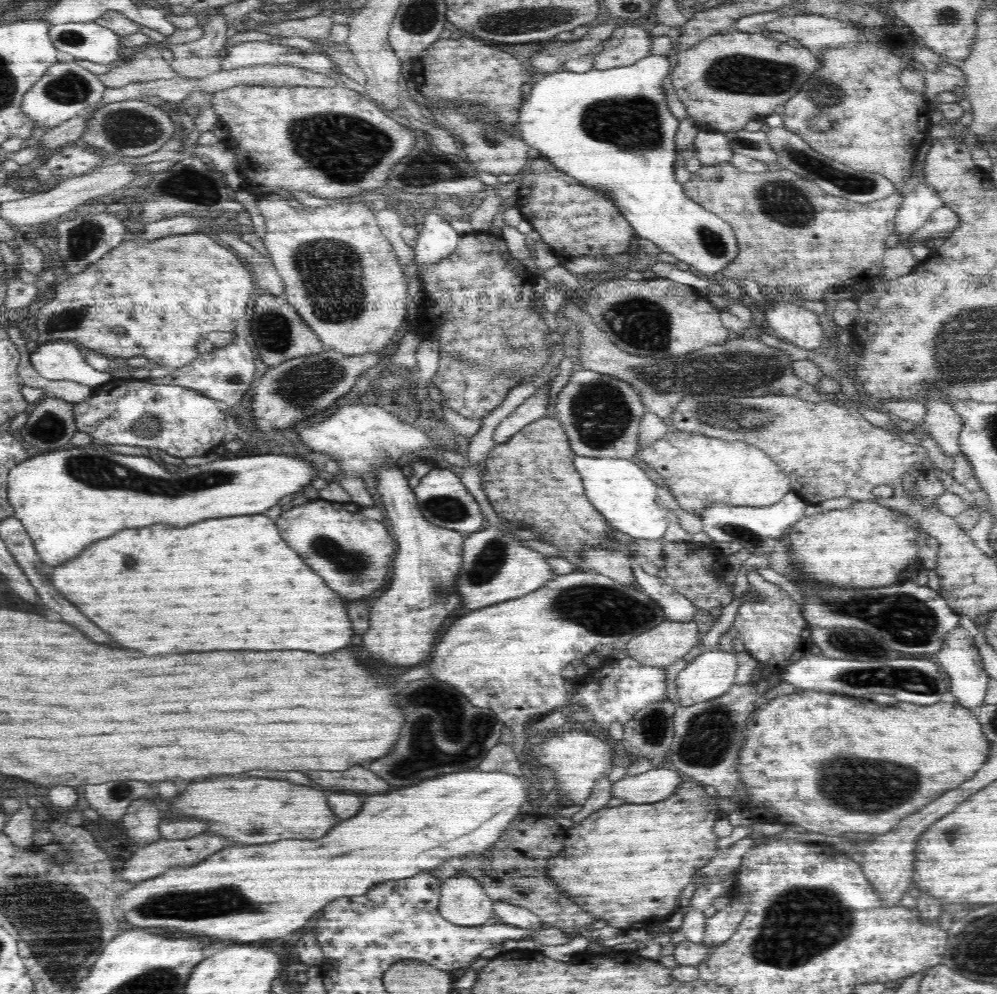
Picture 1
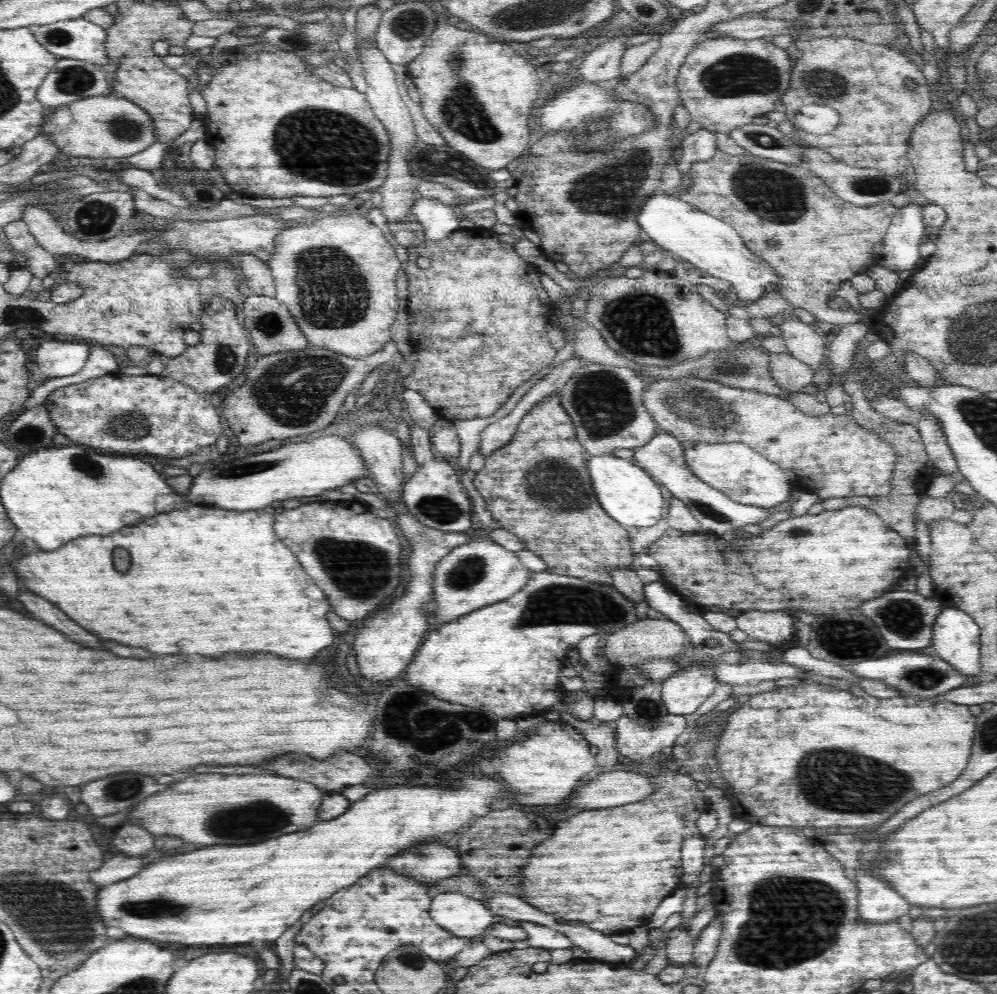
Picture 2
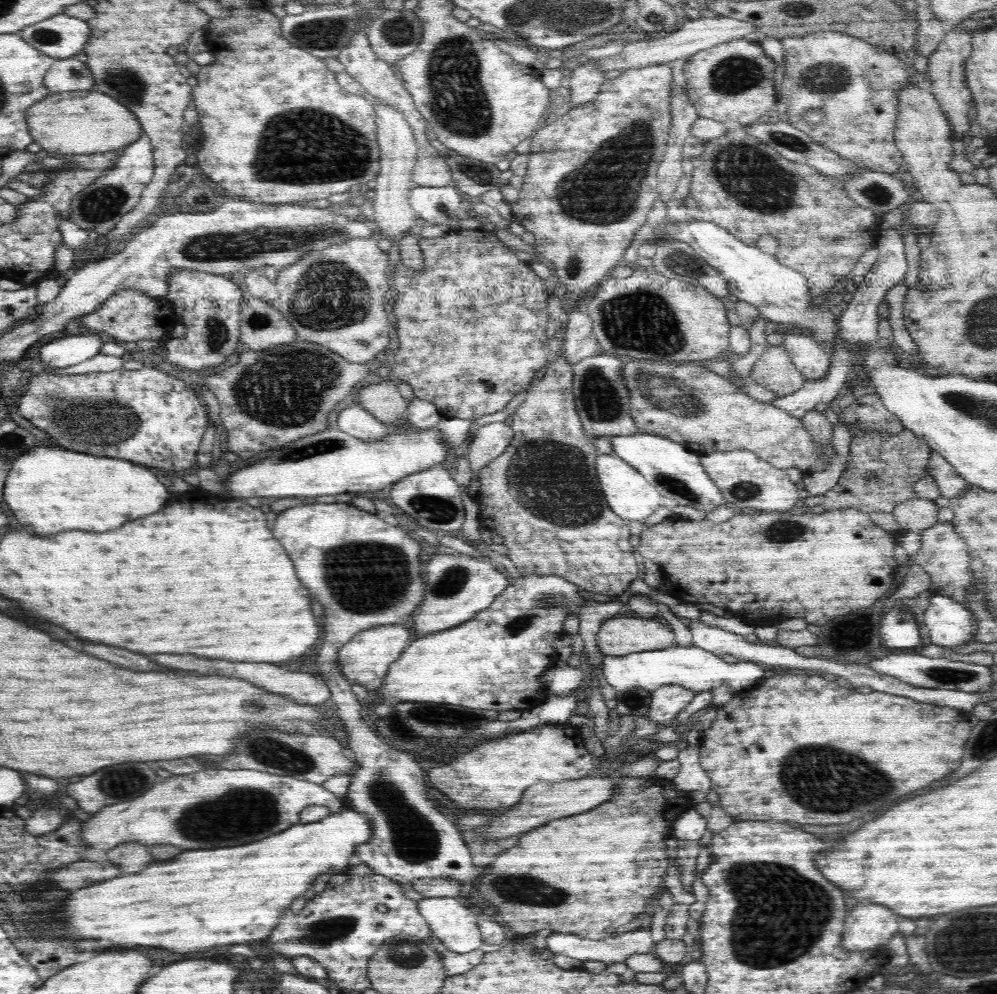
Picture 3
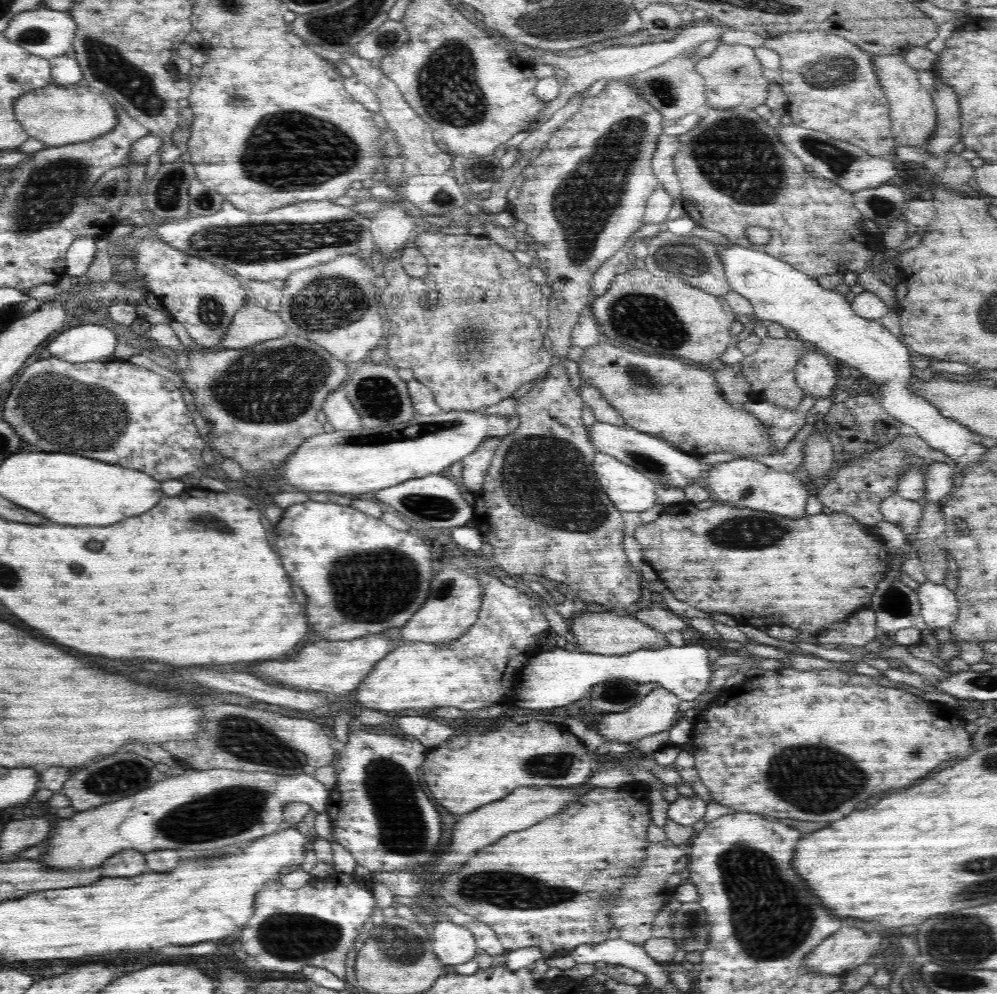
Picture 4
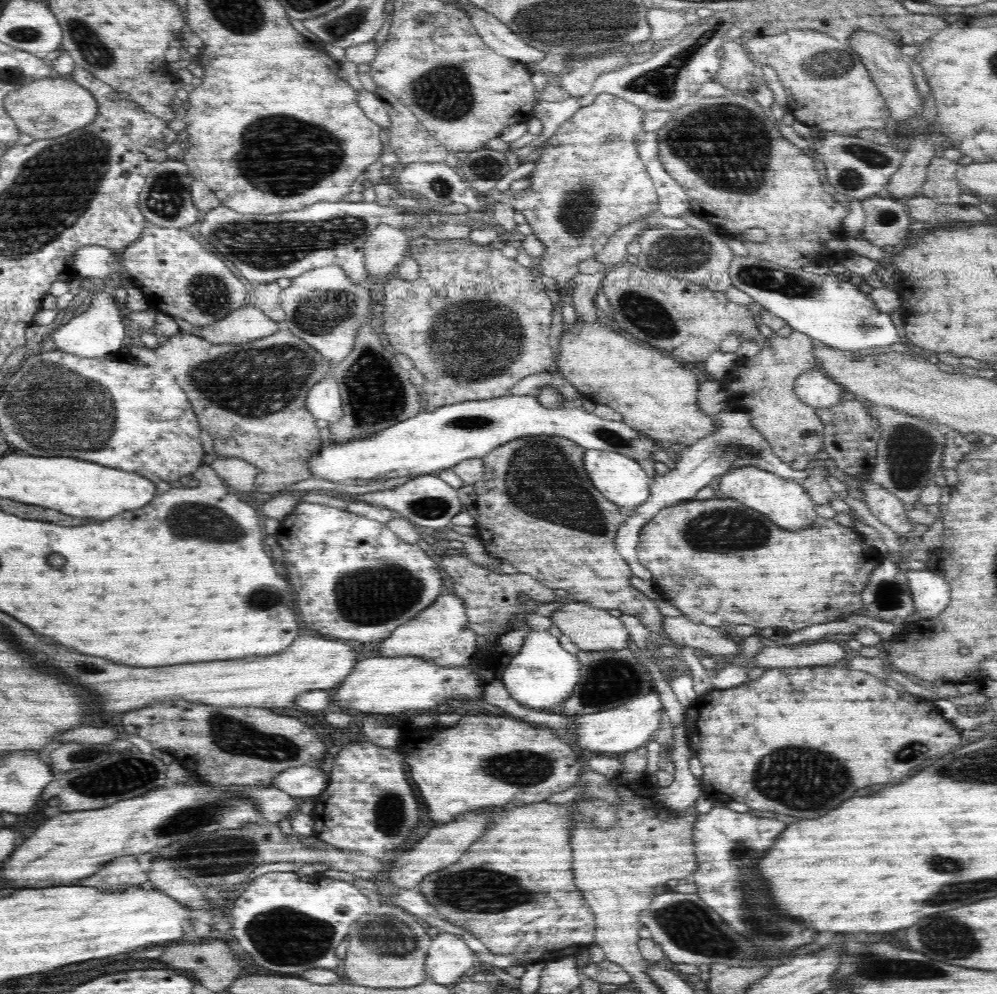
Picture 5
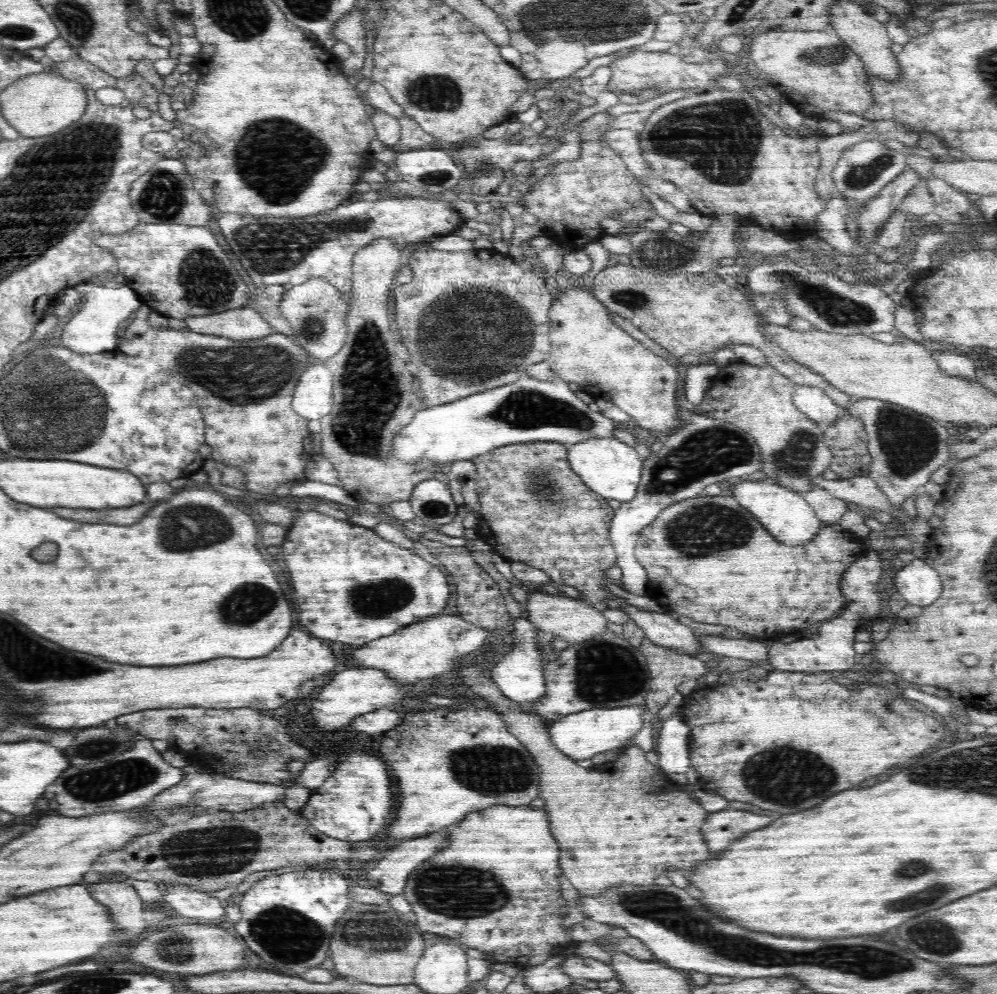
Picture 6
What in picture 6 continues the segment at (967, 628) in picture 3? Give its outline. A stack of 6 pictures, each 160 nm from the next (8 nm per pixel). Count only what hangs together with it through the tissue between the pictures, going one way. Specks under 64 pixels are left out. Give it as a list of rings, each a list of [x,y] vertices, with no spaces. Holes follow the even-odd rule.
[[[917,558],[896,572],[893,583],[908,603],[922,608],[934,604],[942,592],[936,569]]]

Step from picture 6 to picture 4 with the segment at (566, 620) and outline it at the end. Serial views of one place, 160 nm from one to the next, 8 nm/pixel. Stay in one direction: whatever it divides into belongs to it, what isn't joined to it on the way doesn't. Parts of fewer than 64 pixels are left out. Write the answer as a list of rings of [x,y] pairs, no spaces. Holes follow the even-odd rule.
[[[595,609],[586,614],[575,613],[570,620],[570,632],[577,640],[579,650],[589,651],[597,655],[622,655],[636,652],[640,649],[649,649],[650,646],[664,646],[664,633],[640,622],[631,616],[619,616],[610,610]]]

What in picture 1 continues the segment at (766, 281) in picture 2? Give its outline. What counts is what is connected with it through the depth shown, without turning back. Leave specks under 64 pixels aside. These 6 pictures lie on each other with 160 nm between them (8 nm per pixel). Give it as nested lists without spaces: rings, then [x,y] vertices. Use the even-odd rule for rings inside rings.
[[[673,52],[662,55],[650,55],[636,61],[636,64],[623,66],[618,68],[609,68],[608,70],[599,71],[596,69],[588,72],[578,73],[572,71],[558,71],[547,74],[544,78],[540,78],[538,82],[532,85],[530,92],[521,100],[519,115],[517,118],[517,127],[515,132],[520,140],[523,140],[529,148],[538,150],[539,154],[547,158],[560,172],[571,176],[578,184],[584,188],[595,188],[596,192],[606,192],[610,196],[611,201],[616,205],[618,212],[624,216],[624,219],[632,225],[636,231],[636,237],[650,240],[653,244],[658,245],[661,251],[673,255],[678,261],[686,262],[694,270],[704,272],[704,275],[714,275],[718,277],[722,270],[726,269],[728,264],[738,256],[738,240],[733,234],[732,228],[718,215],[705,209],[702,205],[686,196],[686,191],[682,183],[676,181],[674,162],[678,158],[676,153],[676,143],[674,138],[676,130],[680,128],[680,120],[672,114],[666,103],[666,93],[664,92],[664,80],[668,76],[670,66],[673,62]]]

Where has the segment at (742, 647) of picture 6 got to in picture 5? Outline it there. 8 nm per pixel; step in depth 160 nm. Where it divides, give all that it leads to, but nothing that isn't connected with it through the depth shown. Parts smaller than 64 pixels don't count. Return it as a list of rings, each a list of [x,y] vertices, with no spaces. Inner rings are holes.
[[[684,614],[678,617],[664,617],[661,632],[680,646],[692,646],[711,655],[741,654],[740,641],[725,638],[718,633],[718,627],[692,622]]]

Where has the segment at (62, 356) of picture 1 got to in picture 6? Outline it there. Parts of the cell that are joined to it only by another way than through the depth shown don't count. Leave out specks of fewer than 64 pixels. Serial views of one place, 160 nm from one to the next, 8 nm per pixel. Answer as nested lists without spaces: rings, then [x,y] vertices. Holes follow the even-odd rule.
[[[97,281],[80,284],[75,288],[87,292],[87,301],[64,325],[61,344],[78,354],[98,354],[116,350],[120,340],[116,335],[118,329],[142,305],[138,294],[127,285],[120,288],[106,288]]]

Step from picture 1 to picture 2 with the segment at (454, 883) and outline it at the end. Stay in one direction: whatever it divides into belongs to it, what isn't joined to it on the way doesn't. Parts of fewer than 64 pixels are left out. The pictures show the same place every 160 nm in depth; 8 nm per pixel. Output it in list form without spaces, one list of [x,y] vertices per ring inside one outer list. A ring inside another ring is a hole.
[[[460,891],[438,893],[428,912],[436,924],[458,937],[481,935],[497,919],[485,902]]]

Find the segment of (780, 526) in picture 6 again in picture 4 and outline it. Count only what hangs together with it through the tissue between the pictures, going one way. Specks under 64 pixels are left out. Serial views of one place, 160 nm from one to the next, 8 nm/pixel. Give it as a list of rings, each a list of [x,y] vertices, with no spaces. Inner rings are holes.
[[[735,457],[729,462],[707,467],[705,476],[717,496],[716,502],[735,508],[771,512],[791,519],[806,515],[807,500],[811,494],[799,479],[784,470],[768,467],[758,460]]]

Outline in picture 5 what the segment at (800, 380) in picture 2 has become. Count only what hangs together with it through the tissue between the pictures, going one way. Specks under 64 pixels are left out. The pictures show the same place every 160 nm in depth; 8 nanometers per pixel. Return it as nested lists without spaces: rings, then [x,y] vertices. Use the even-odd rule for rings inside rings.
[[[793,332],[788,337],[772,336],[769,345],[761,347],[758,356],[740,358],[736,369],[729,371],[720,381],[728,393],[727,408],[750,413],[756,430],[771,444],[774,455],[794,470],[809,470],[811,458],[823,448],[824,423],[814,407],[798,399],[795,393],[796,377],[818,367],[812,351],[816,342],[803,332]]]

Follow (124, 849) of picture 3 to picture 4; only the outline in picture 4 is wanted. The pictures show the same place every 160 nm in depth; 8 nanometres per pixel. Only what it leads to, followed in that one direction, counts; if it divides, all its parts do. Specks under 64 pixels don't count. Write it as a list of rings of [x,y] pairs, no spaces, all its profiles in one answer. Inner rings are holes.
[[[126,849],[110,856],[101,864],[100,873],[104,877],[132,877],[147,871],[147,864],[142,852]]]

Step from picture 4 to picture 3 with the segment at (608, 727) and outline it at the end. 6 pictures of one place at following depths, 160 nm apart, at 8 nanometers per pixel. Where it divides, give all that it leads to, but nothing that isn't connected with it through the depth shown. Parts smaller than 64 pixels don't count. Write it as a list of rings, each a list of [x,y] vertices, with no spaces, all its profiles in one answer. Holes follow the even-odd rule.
[[[663,684],[652,691],[649,714],[644,718],[659,726],[670,726],[698,693],[676,684]]]

